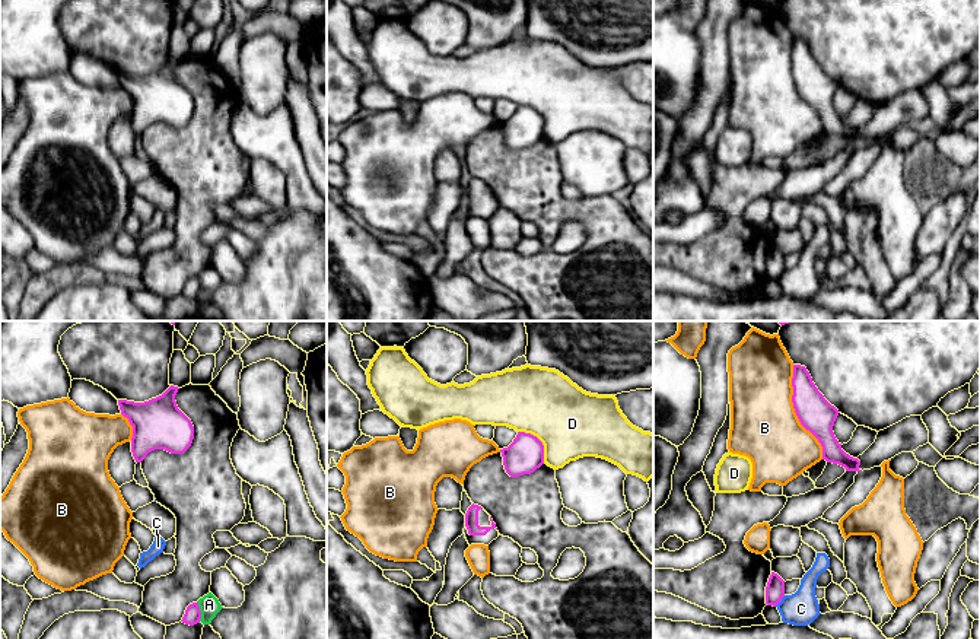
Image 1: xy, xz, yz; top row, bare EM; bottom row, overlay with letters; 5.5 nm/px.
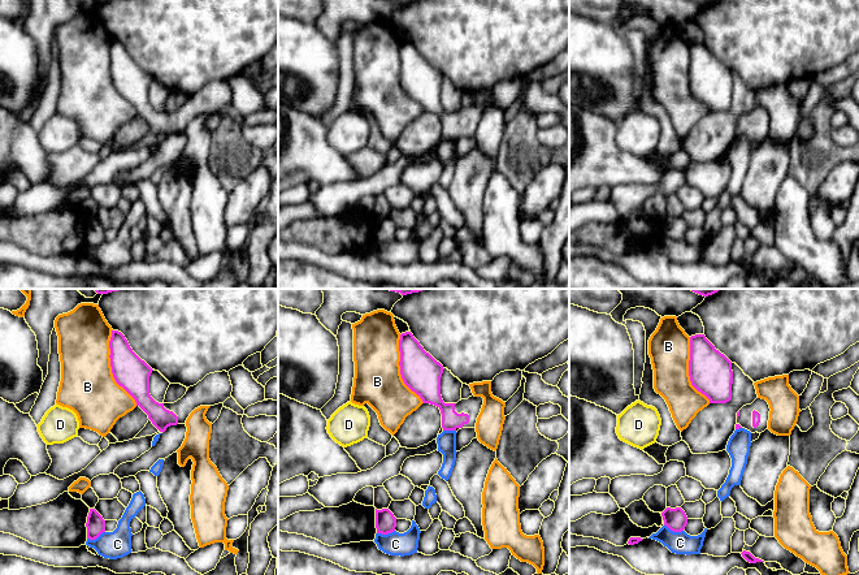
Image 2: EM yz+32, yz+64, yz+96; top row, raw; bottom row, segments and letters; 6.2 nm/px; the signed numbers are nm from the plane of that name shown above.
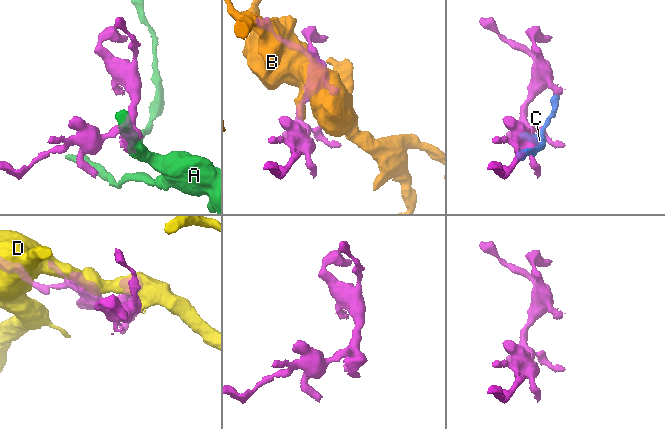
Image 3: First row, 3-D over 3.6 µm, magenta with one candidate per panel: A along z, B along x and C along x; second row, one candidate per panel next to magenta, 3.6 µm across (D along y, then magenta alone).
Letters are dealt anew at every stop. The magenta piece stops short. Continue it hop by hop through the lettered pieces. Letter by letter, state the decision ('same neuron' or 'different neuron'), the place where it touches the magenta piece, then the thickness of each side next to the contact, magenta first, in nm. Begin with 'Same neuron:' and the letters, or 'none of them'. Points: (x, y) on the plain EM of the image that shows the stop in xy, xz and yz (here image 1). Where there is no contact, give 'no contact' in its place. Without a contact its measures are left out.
Same neuron: none of them
A: different neuron | xy (200, 285) | 90/110 nm
B: different neuron | yz (795, 85) | 190/380 nm
C: different neuron | yz (779, 275) | 110/190 nm
D: different neuron | xz (540, 114) | 200/380 nm

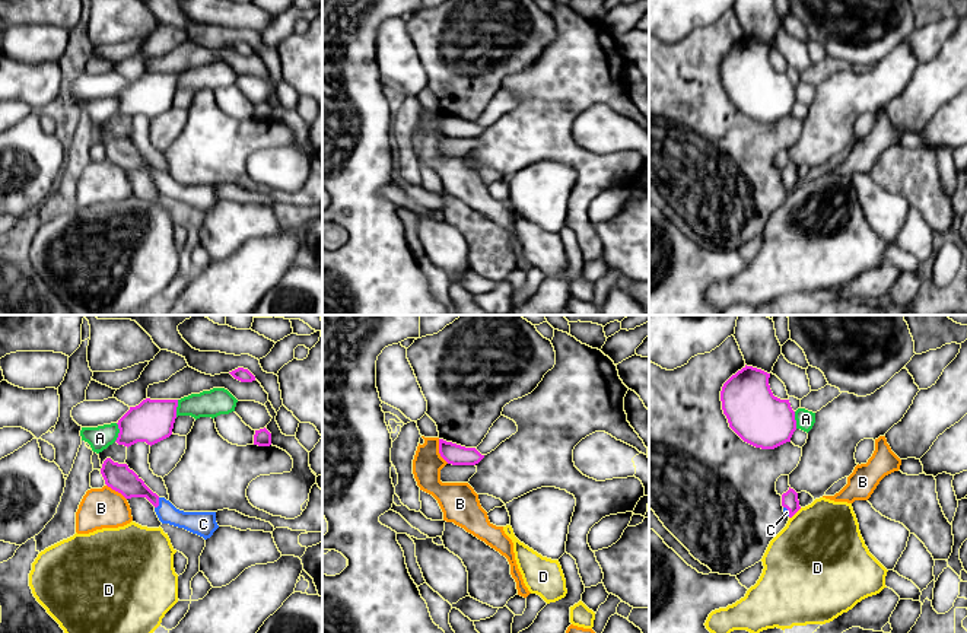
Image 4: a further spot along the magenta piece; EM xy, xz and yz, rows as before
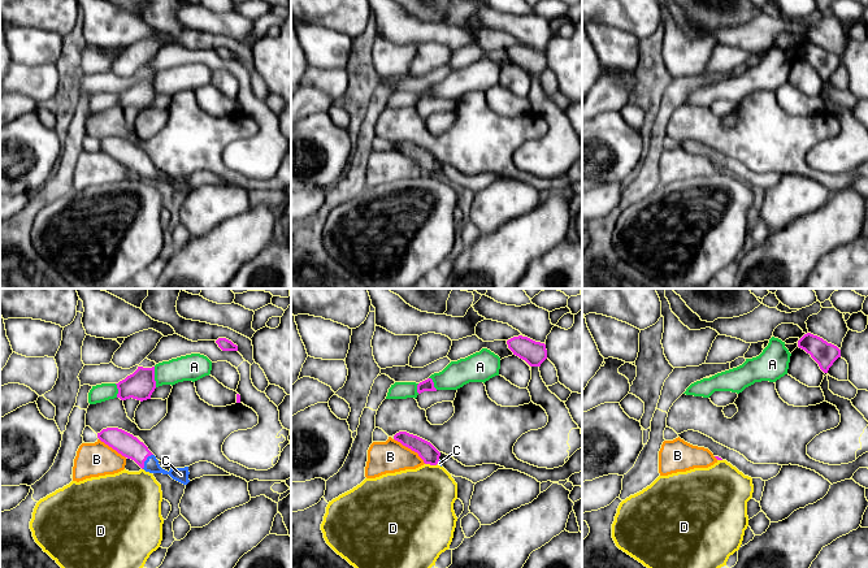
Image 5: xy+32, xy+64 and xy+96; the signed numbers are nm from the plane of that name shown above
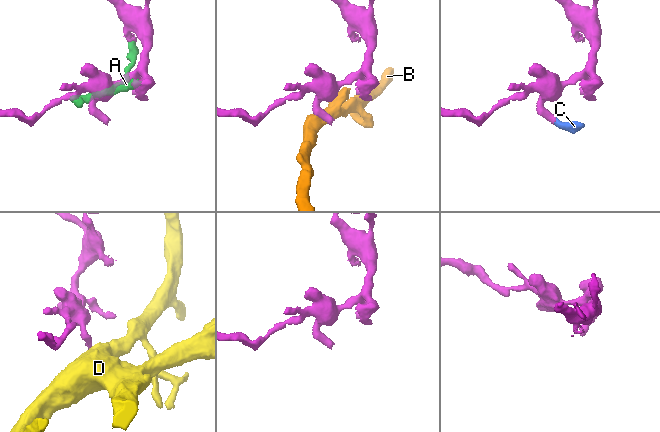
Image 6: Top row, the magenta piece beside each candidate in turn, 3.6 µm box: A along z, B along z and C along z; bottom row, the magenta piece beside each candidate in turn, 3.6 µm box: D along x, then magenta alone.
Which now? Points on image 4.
Same neuron: C
A: different neuron | xy (120, 105) | 240/130 nm
B: different neuron | xz (439, 124) | 120/160 nm
C: same neuron | xy (158, 177) | 150/130 nm
D: different neuron | yz (795, 185) | 90/480 nm

